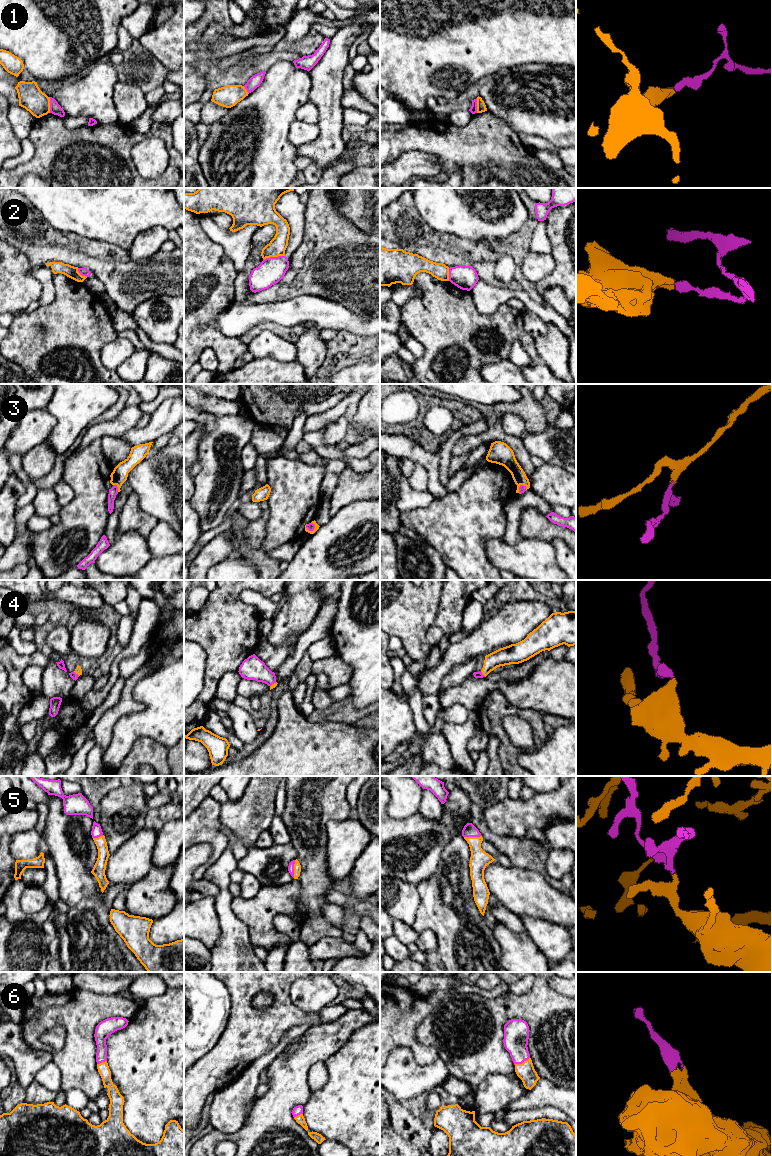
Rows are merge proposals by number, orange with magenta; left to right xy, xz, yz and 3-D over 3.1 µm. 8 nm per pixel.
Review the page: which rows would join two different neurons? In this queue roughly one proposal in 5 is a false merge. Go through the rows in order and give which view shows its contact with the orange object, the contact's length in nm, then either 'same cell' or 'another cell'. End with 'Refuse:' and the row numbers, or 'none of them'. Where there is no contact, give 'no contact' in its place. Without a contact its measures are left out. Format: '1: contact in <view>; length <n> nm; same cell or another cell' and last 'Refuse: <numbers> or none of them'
1: contact in xy; length 130 nm; another cell
2: contact in xz; length 180 nm; another cell
3: contact in xy; length 80 nm; same cell
4: contact in xz; length 70 nm; same cell
5: contact in xz; length 140 nm; same cell
6: contact in yz; length 140 nm; same cell
Refuse: 1, 2

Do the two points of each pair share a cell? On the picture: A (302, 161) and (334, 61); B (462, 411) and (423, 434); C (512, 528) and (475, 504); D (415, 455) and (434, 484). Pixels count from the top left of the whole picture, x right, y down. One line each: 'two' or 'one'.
A: two
B: one
C: two
D: one

